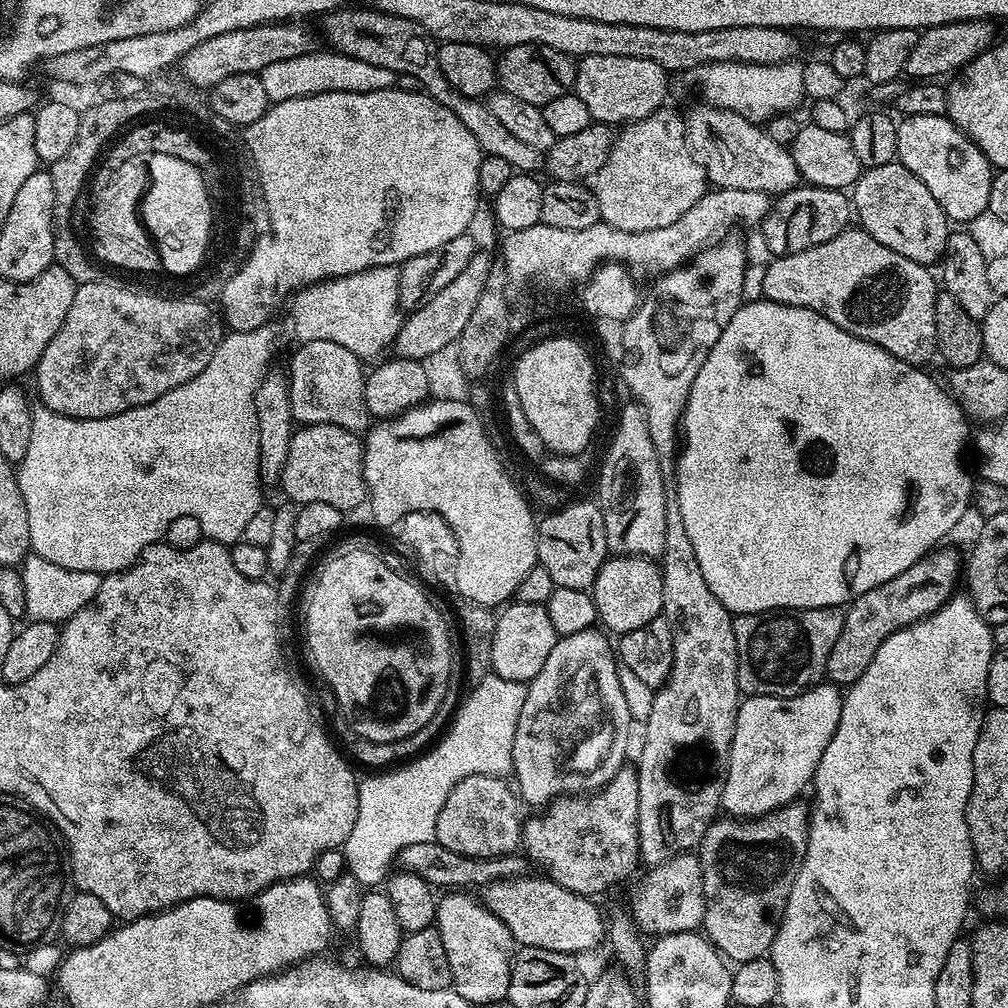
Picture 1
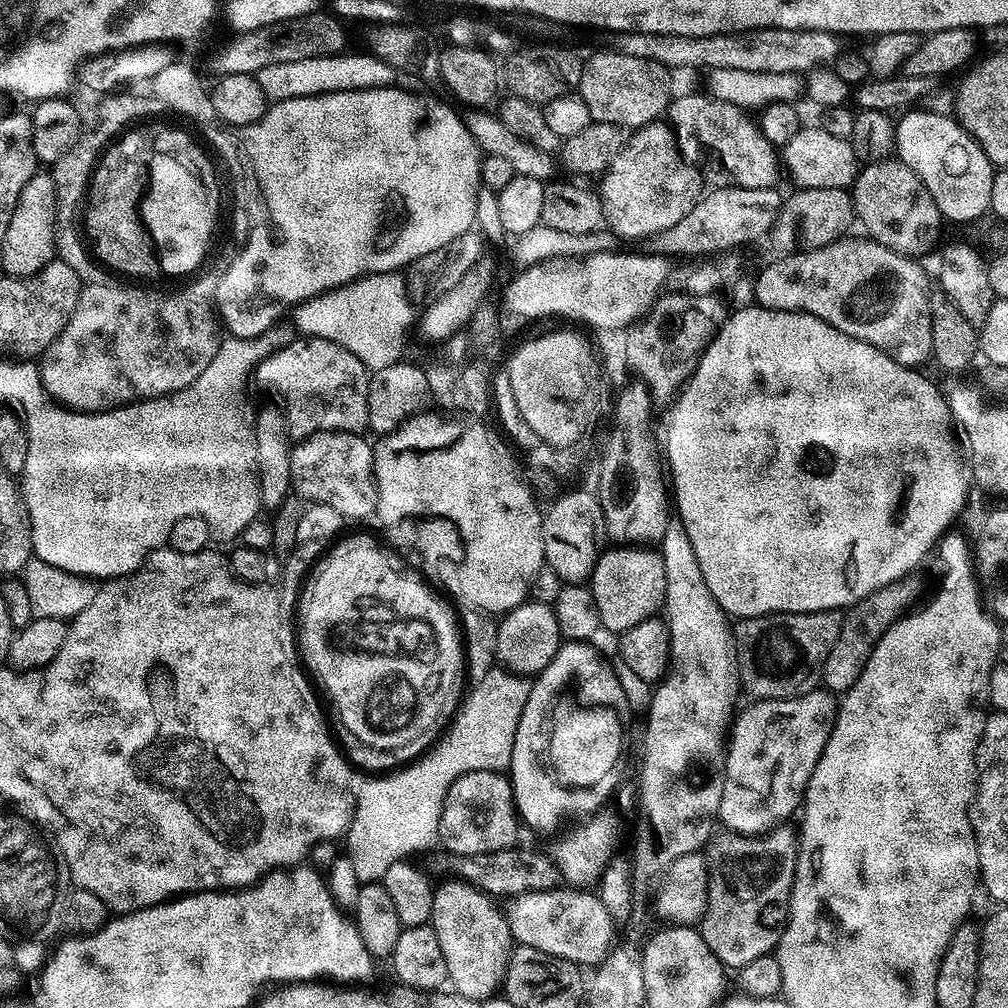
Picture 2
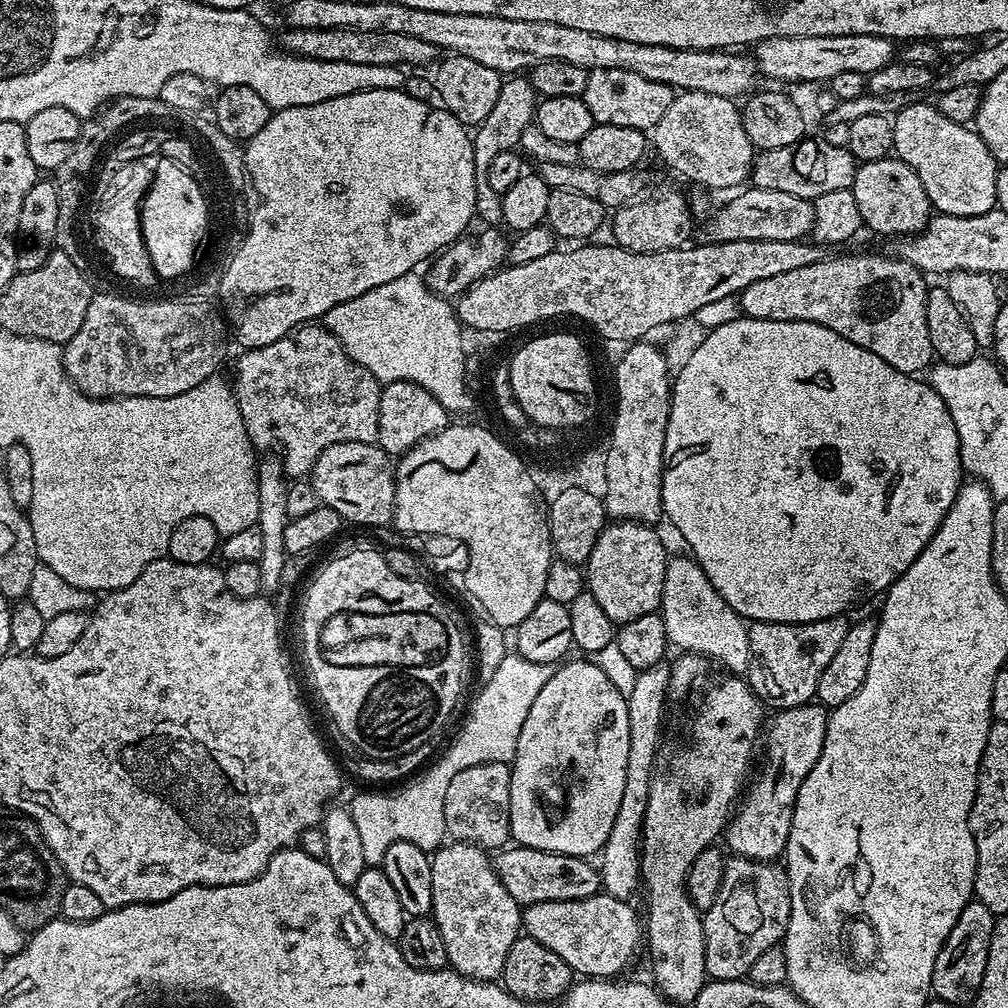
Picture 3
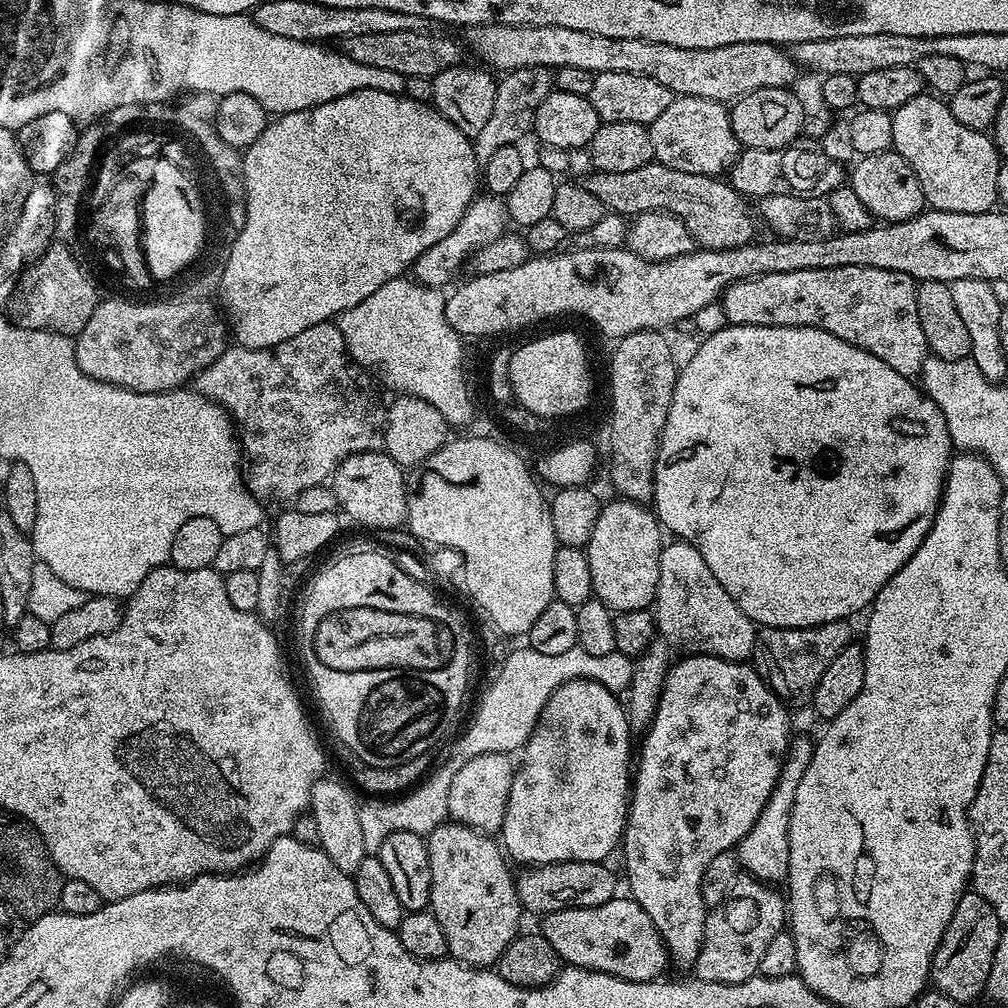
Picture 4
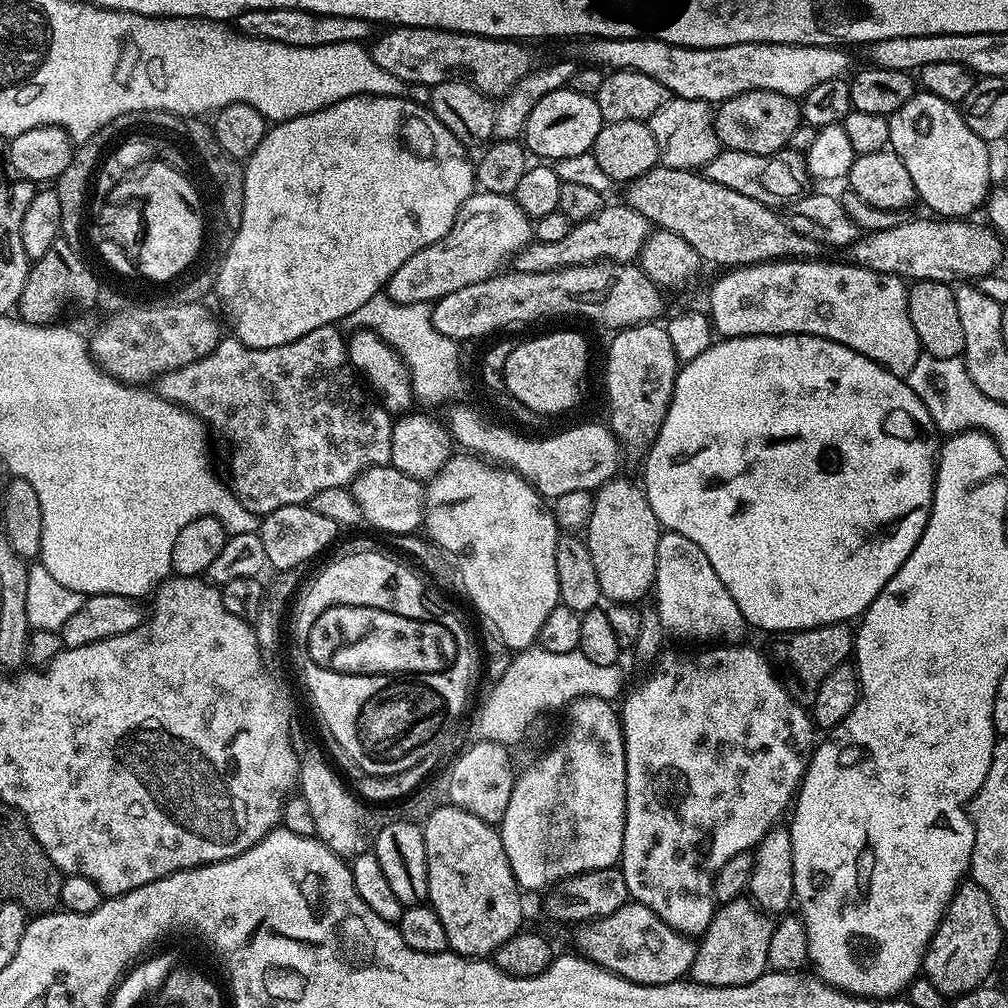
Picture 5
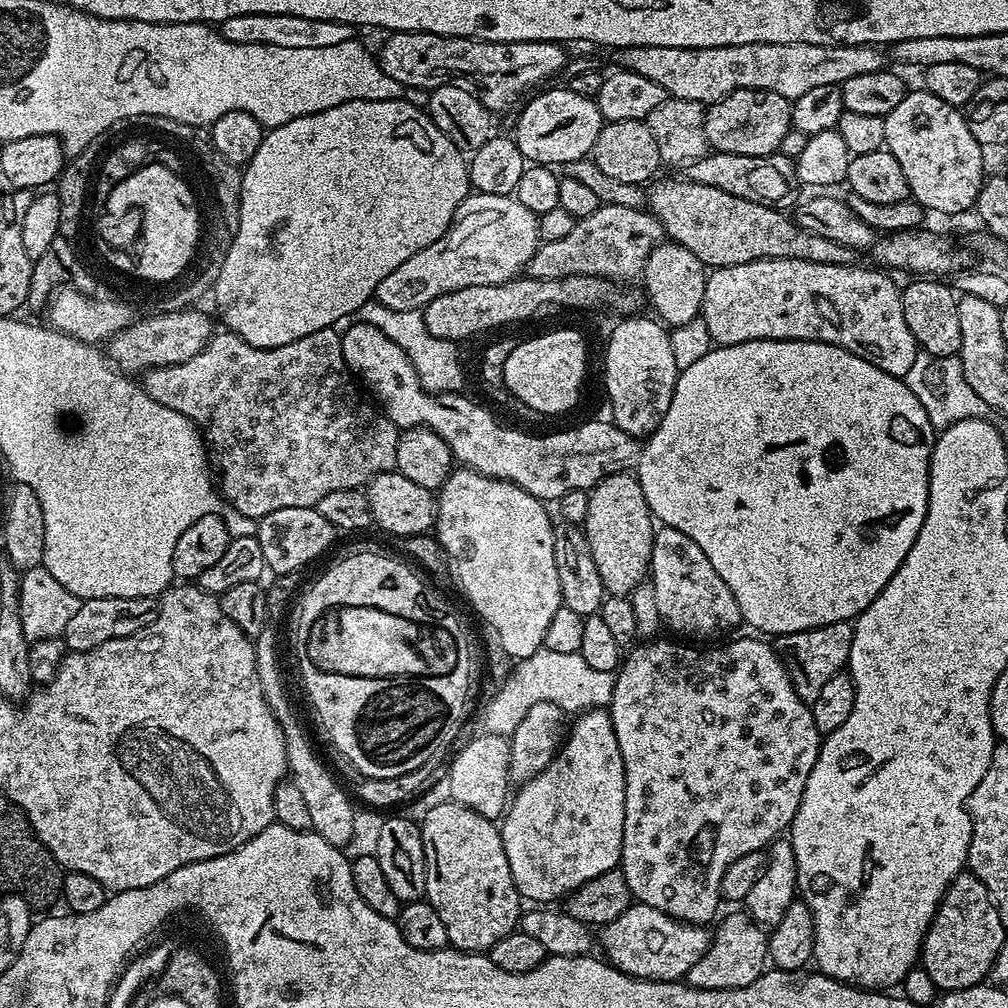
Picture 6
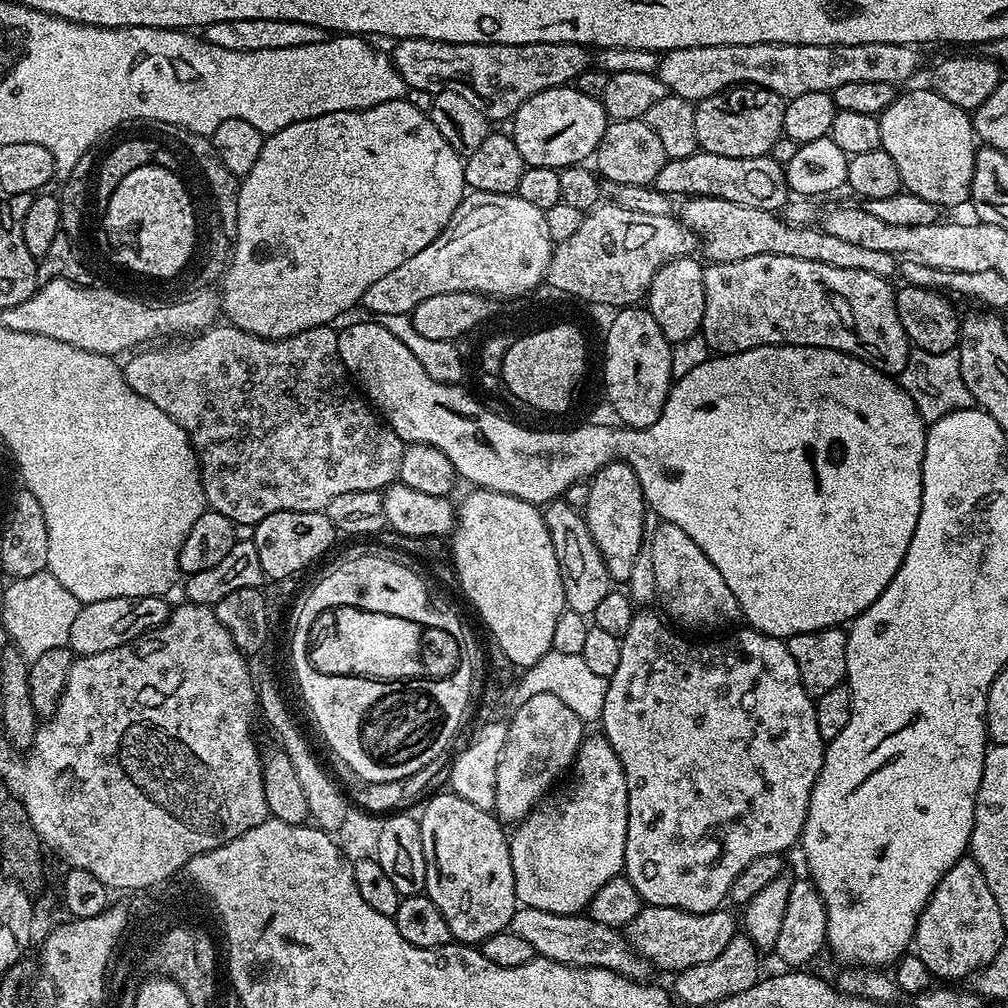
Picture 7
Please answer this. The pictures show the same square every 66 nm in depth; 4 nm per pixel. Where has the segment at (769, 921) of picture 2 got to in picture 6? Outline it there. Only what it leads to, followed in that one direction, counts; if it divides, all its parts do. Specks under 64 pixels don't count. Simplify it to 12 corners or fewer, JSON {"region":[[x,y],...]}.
{"region":[[732,912],[690,966],[693,988],[745,988],[766,971],[769,933]]}

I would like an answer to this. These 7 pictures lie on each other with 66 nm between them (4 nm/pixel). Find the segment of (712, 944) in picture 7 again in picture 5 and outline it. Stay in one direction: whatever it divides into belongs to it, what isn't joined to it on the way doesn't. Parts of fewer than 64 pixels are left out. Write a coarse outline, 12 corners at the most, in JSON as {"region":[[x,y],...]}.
{"region":[[635,902],[581,923],[575,951],[635,984],[691,973],[696,944]]}

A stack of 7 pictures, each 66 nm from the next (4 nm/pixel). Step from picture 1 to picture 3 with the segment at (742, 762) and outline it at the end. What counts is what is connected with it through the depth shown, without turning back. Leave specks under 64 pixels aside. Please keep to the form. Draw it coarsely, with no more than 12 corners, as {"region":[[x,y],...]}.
{"region":[[829,709],[767,721],[768,747],[726,829],[729,853],[783,857],[798,790]]}

